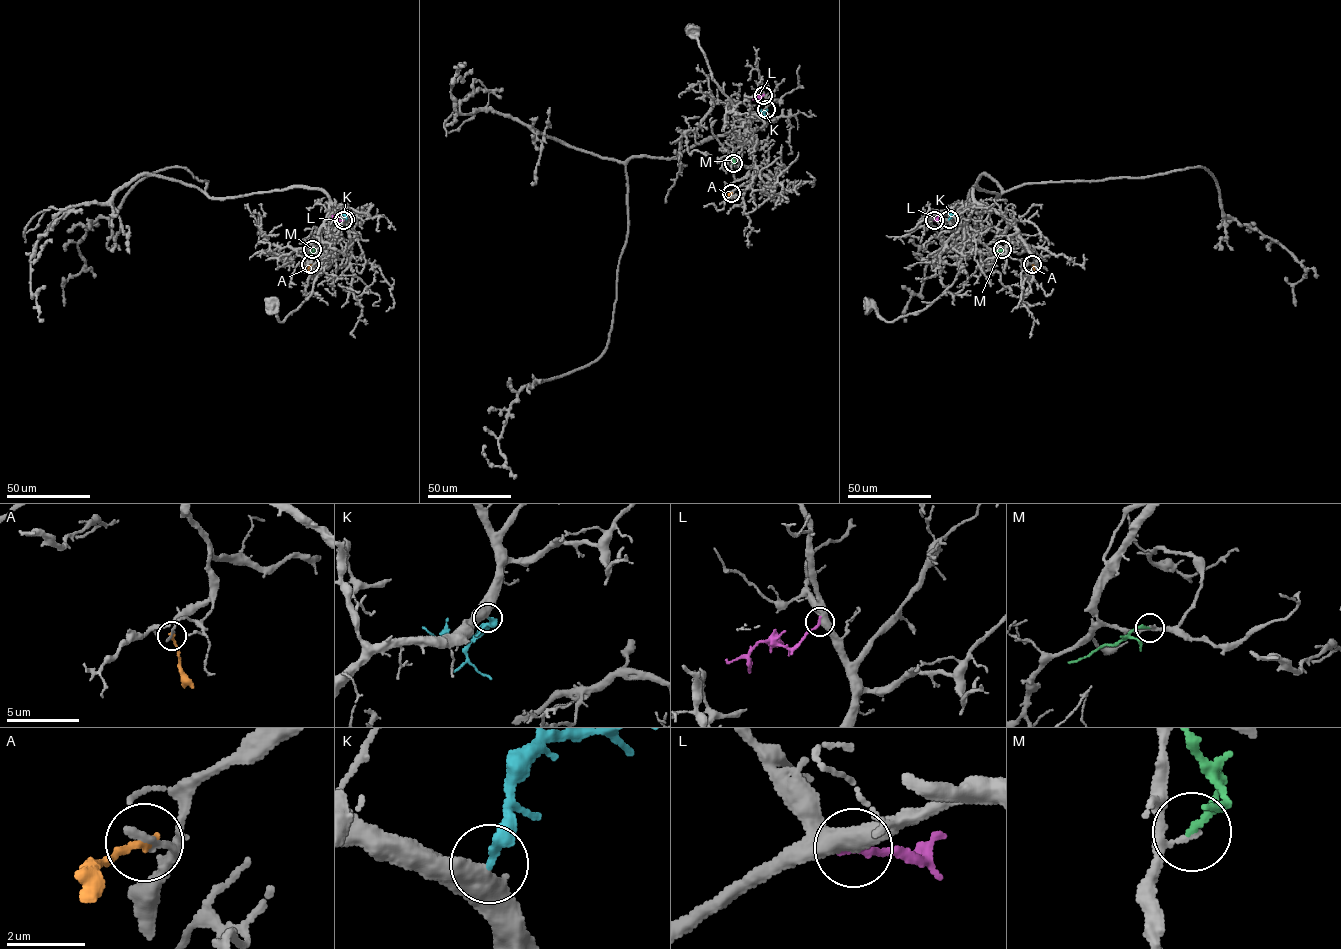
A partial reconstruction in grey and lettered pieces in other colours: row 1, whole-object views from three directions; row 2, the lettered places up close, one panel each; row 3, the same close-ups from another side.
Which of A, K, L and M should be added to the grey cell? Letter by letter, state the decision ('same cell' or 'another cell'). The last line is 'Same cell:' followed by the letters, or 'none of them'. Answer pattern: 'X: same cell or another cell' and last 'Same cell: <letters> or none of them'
A: another cell
K: same cell
L: another cell
M: another cell
Same cell: K

